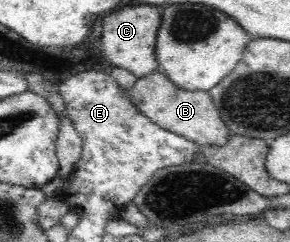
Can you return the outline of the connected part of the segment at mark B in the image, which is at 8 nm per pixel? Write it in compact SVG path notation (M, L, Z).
M154 71L144 77L137 78L136 83L128 89L131 102L148 119L159 127L185 139L192 140L201 146L226 145L230 140L231 132L221 119L209 91L186 91L180 89L166 75Z

